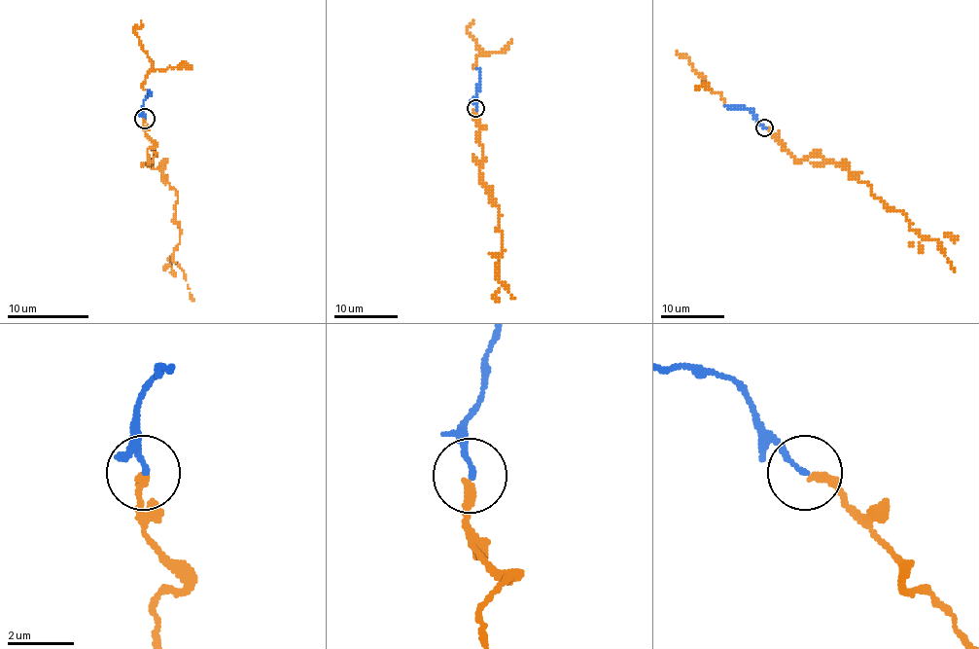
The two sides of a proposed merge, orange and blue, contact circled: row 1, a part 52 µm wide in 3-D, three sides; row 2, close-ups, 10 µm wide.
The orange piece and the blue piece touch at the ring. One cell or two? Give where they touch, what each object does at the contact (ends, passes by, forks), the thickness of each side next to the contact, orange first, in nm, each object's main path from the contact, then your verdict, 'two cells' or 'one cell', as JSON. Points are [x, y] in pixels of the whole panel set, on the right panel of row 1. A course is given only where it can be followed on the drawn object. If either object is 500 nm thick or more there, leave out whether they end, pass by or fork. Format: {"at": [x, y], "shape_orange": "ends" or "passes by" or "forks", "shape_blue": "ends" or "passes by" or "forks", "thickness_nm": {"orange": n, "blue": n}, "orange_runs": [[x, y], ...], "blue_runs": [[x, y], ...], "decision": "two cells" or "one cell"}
{"at": [764, 127], "shape_orange": "ends", "shape_blue": "ends", "thickness_nm": {"orange": 300, "blue": 170}, "orange_runs": [[765, 126], [798, 162], [813, 154], [852, 171], [887, 207], [905, 216], [922, 238], [934, 238], [954, 270]], "blue_runs": [[763, 126], [746, 108], [728, 108], [725, 104]], "decision": "one cell"}

